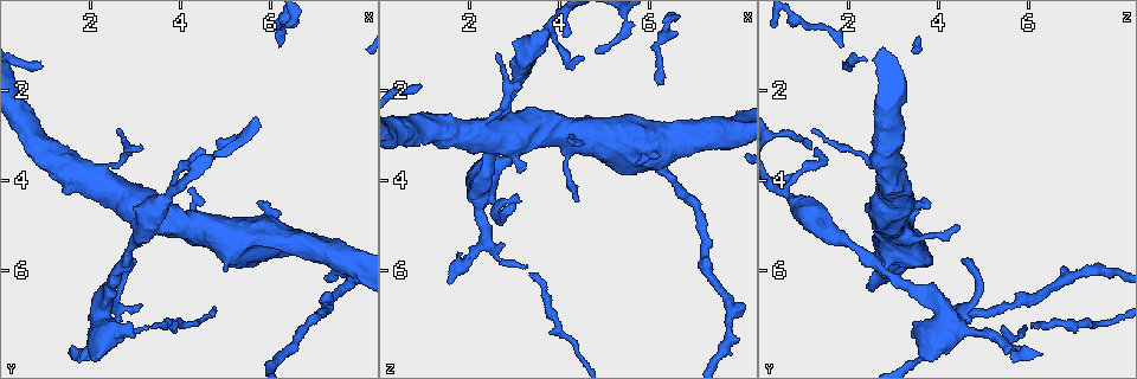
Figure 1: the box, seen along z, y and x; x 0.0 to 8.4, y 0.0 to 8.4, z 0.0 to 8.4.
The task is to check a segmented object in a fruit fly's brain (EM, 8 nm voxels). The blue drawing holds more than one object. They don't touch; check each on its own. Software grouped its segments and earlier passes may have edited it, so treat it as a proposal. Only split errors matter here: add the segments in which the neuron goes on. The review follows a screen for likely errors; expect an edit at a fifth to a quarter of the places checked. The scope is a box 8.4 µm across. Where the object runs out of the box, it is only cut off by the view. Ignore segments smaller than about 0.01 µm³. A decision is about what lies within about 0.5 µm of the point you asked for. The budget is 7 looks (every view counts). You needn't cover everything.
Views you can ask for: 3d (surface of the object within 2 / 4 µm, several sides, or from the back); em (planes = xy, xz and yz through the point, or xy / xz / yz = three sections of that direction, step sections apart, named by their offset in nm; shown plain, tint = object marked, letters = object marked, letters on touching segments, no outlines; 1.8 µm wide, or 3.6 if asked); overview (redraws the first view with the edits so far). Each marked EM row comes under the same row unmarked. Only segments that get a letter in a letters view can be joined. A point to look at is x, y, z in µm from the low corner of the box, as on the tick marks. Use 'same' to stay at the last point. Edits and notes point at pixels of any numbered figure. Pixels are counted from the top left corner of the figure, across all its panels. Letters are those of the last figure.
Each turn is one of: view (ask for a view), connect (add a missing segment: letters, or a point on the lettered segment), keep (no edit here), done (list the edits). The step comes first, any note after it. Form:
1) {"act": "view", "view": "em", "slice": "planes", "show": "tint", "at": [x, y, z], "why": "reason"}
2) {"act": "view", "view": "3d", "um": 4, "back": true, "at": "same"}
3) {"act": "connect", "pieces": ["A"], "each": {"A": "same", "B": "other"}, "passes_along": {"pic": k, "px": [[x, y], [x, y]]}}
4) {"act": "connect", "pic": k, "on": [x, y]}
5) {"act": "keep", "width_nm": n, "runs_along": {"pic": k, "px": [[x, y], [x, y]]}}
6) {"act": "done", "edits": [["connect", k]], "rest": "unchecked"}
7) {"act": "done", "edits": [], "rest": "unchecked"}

{"act": "view", "view": "em", "slice": "planes", "show": "letters", "at": [4.60, 3.35, 1.30], "why": "tapers out"}

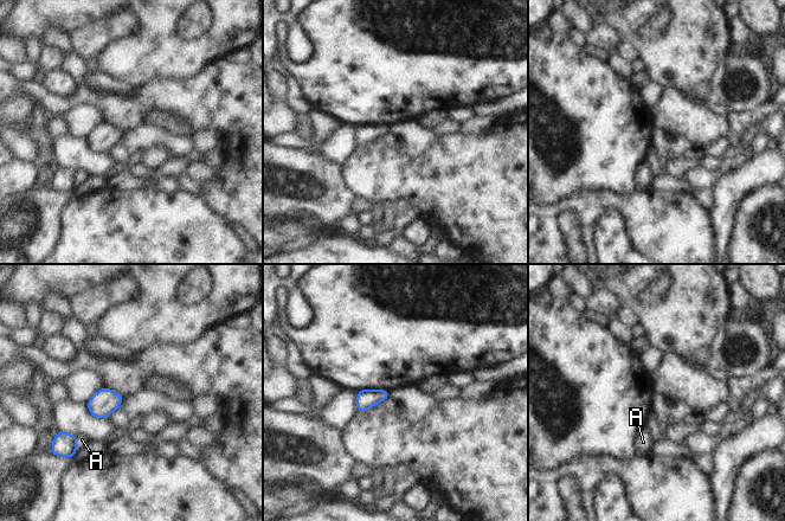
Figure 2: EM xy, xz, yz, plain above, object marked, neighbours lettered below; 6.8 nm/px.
{"act": "keep", "each": {"A": "other"}, "border": {"pic": 2, "px": [[78, 436], [76, 449]]}, "found": "none of them fits"}

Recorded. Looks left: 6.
{"act": "view", "view": "em", "slice": "planes", "show": "tint", "at": [1.55, 7.85, 6.30], "why": "free end"}

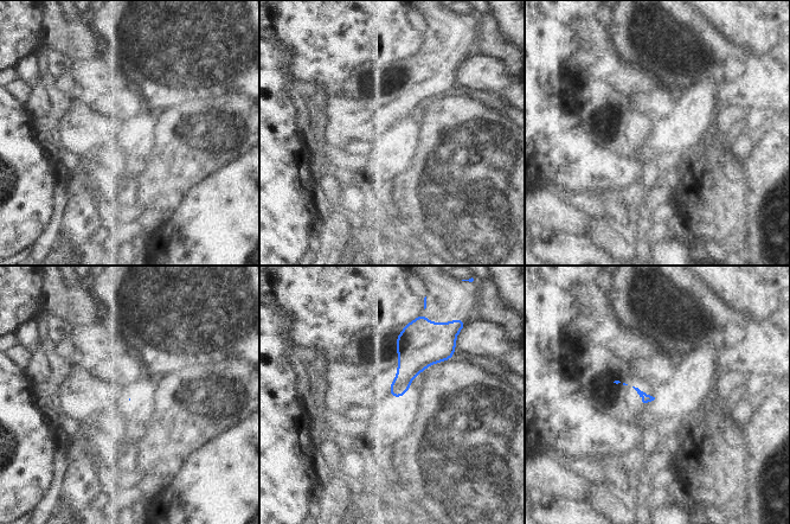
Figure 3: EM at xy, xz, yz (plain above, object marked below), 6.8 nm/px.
{"act": "view", "view": "em", "slice": "planes", "show": "letters", "at": "same", "why": "see the neighbours"}

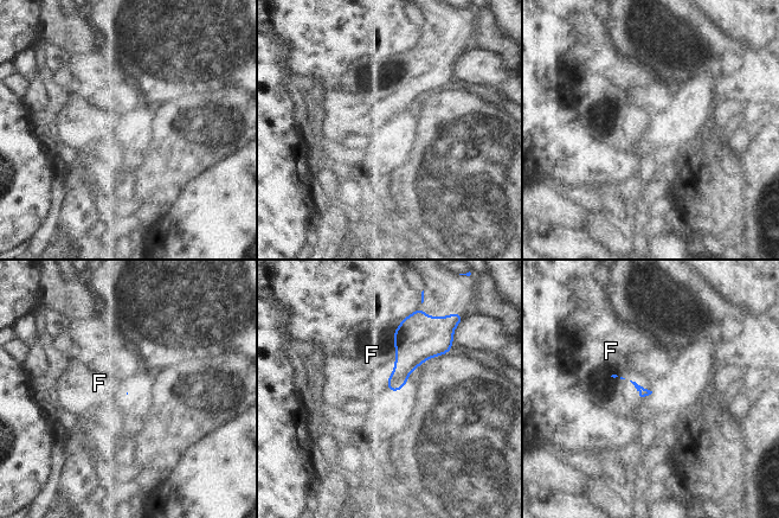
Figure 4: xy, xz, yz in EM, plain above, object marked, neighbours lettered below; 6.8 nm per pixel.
{"act": "connect", "pieces": ["F"], "each": {"F": "same"}, "found": "the neuron continues"}

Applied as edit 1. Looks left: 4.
{"act": "done", "edits": [["connect", 4]], "rest": "unchecked"}

